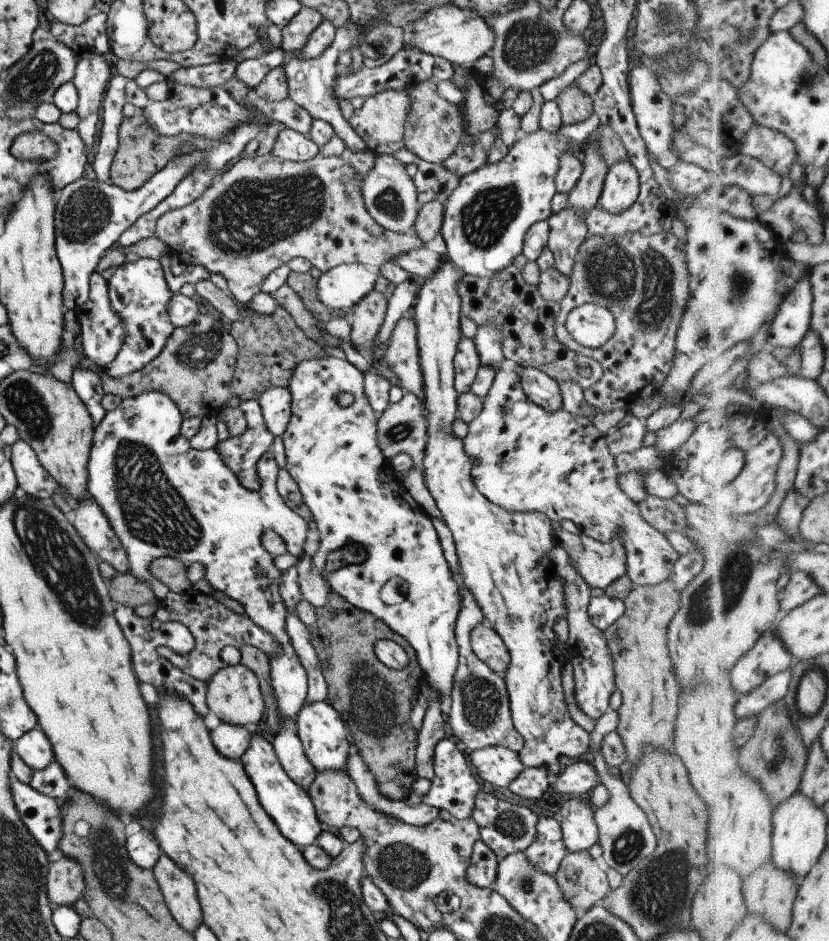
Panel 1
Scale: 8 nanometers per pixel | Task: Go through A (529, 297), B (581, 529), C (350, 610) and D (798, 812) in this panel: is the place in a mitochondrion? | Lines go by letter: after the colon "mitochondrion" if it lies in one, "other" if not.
A: other
B: other
C: other
D: other

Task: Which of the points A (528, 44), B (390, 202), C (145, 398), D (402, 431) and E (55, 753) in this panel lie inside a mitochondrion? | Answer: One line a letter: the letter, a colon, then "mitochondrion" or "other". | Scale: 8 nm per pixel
A: mitochondrion
B: mitochondrion
C: other
D: mitochondrion
E: other

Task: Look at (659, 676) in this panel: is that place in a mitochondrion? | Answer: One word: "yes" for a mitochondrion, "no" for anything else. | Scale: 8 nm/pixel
no

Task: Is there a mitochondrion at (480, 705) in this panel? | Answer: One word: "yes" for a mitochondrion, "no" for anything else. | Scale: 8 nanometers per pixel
yes

